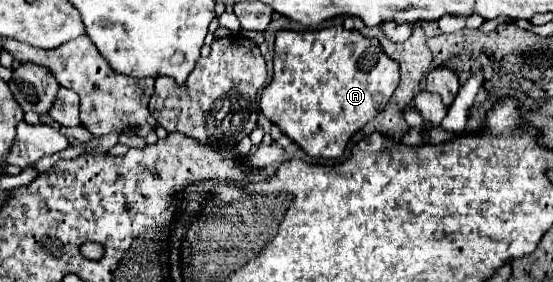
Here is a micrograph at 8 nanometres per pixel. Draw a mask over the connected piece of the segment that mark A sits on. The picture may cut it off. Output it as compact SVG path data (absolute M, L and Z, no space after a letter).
M329 26L321 30L281 30L275 34L275 74L271 84L263 90L259 106L261 112L281 128L285 136L297 142L313 158L341 158L347 142L359 132L371 118L375 118L391 100L399 72L397 64L389 60L377 42L377 38L365 38L357 30L345 30L343 26Z

